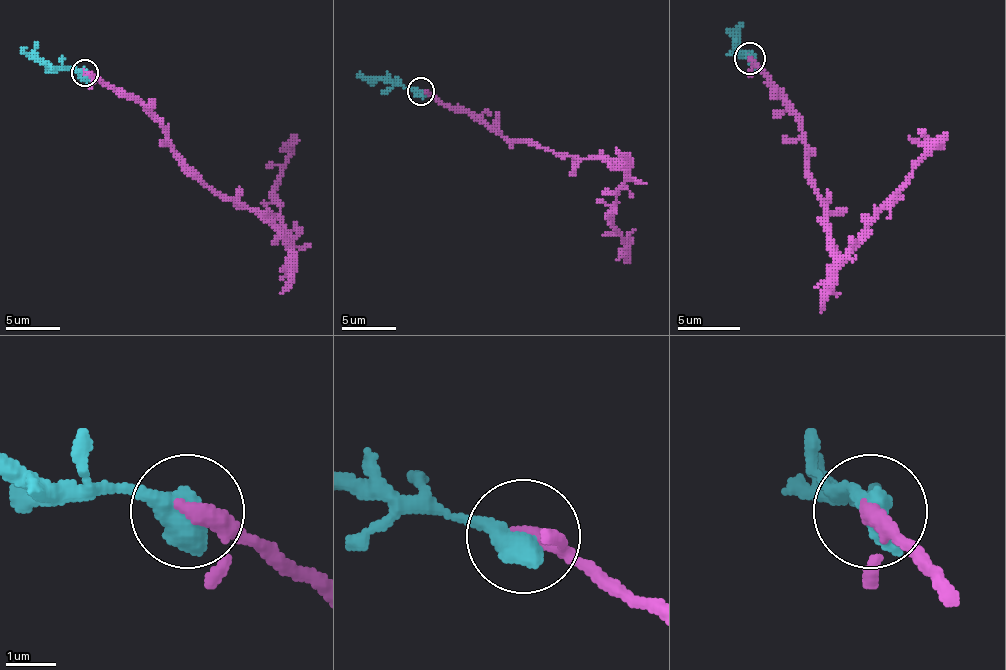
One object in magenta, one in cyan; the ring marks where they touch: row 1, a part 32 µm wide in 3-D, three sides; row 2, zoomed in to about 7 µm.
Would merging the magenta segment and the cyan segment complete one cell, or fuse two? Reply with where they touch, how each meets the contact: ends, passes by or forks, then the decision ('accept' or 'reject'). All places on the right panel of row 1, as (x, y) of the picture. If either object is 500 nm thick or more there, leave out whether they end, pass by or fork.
place (749, 58); accept

